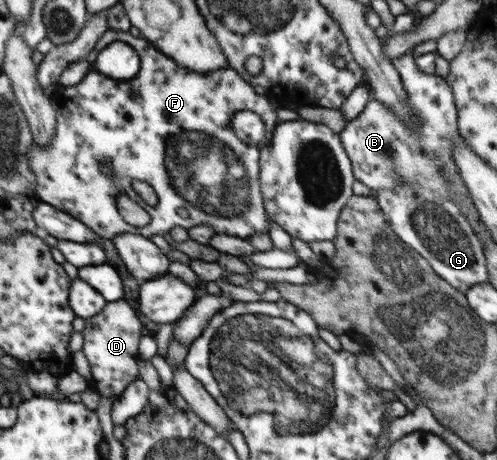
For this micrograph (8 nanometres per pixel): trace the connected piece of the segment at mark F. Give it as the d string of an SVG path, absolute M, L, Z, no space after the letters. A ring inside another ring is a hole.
M109 28L87 54L86 59L91 66L86 76L74 86L59 85L50 95L56 112L56 136L46 148L40 148L36 143L28 148L30 171L36 175L35 193L42 203L51 204L54 208L80 219L101 239L113 240L115 236L126 232L151 237L169 232L174 226L182 226L188 230L204 223L212 226L215 234L236 236L242 240L249 239L254 233L268 233L271 218L267 215L260 193L259 159L262 147L272 141L279 123L280 106L272 104L270 98L260 96L232 66L209 73L181 67L143 36L134 37L129 31L114 31ZM116 41L129 44L139 54L141 65L136 76L113 79L95 67L98 54ZM242 110L250 110L262 117L266 136L260 145L244 144L234 134L232 119ZM180 130L184 130L182 134L186 134L184 140L176 137ZM103 162L110 164L112 176L104 176L100 172L100 164ZM136 180L146 182L156 191L158 203L155 206L148 205L134 191L132 184ZM120 194L126 194L150 214L151 221L148 225L134 227L122 219L116 207L116 199Z

